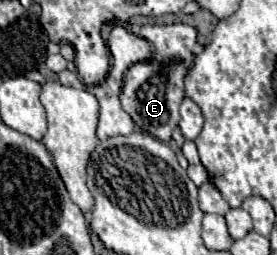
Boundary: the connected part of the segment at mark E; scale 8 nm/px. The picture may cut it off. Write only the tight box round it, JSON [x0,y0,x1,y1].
[122,23,196,141]

